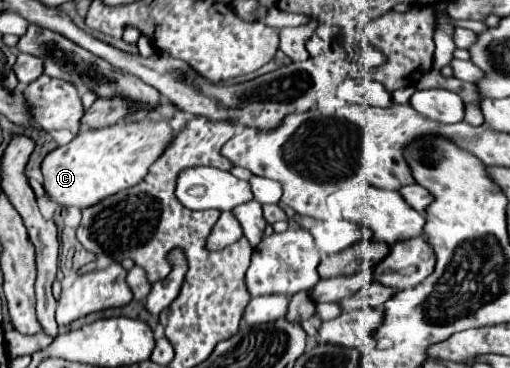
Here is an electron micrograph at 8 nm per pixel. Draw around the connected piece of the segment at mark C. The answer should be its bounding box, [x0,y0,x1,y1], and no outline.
[42,117,174,209]

